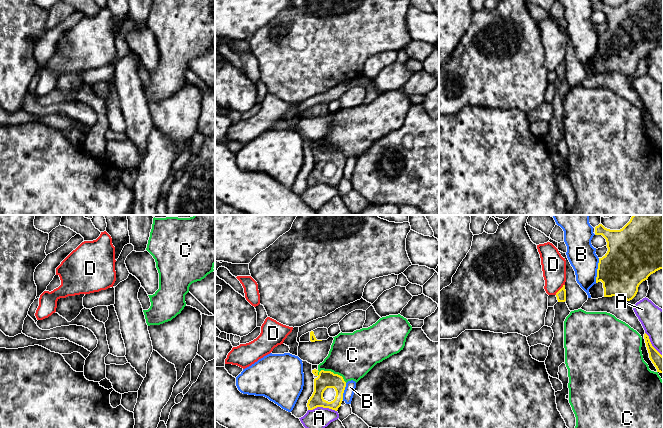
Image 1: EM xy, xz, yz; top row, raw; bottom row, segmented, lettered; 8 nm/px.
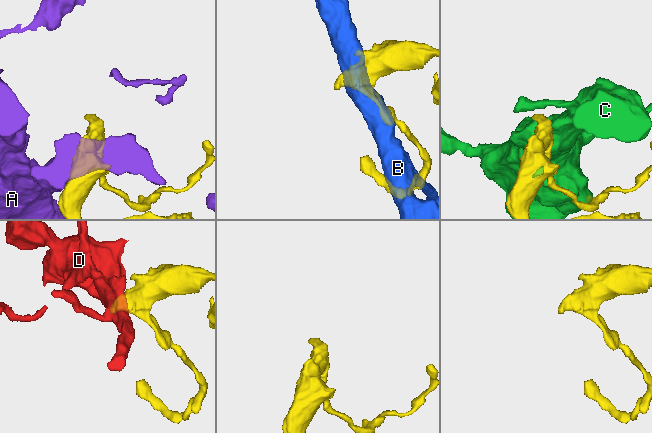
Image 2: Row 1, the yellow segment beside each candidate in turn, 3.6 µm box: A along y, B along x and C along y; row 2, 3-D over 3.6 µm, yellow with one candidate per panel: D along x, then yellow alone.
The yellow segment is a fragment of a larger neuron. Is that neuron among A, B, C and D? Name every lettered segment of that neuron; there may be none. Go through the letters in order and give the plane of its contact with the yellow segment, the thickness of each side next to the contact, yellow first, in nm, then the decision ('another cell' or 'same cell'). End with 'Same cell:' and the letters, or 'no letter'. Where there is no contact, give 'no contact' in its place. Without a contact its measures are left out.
A: meets yellow in xz; 140 nm thick on the yellow side, 180 nm on the other; another cell
B: meets yellow in yz; 380 nm thick on the yellow side, 220 nm on the other; another cell
C: meets yellow in xz; 140 nm thick on the yellow side, 360 nm on the other; another cell
D: meets yellow in yz; 80 nm thick on the yellow side, 190 nm on the other; another cell
Same cell: no letter

